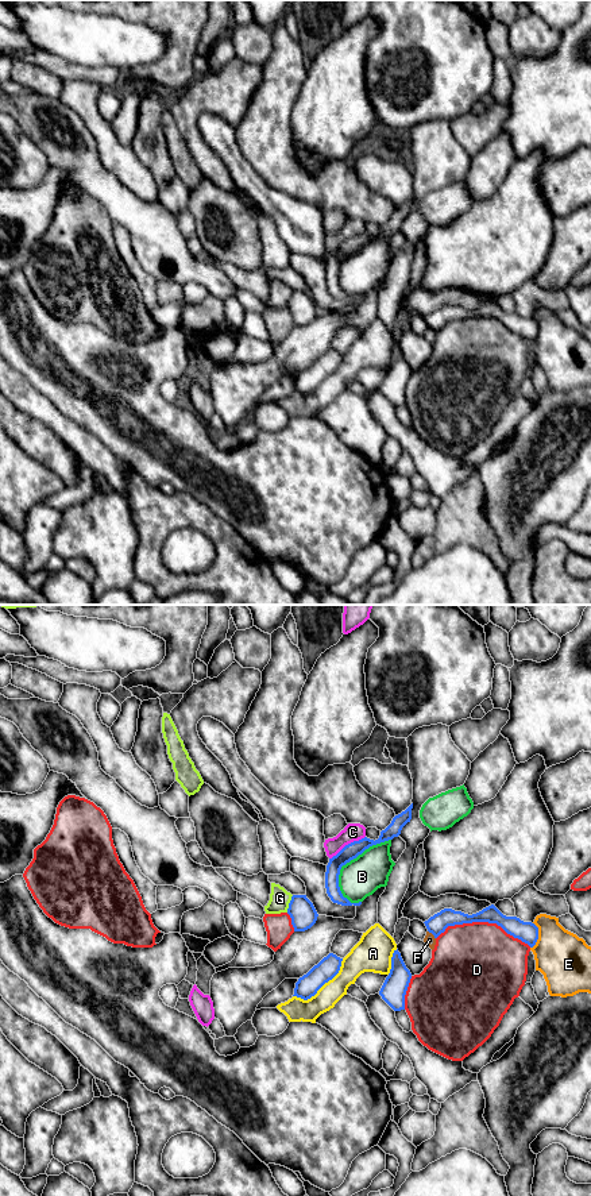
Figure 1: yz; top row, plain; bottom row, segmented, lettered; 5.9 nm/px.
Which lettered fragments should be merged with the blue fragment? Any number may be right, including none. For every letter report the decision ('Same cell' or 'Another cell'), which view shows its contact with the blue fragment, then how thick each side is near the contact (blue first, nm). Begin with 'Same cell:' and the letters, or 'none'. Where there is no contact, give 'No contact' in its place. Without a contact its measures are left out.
Same cell: none
A: Another cell. Touches blue in yz. Thickness 130 nm (blue) against 150 nm
B: Another cell. Touches blue in yz. Thickness 90 nm (blue) against 240 nm
C: Another cell. Touches blue in yz. Thickness 90 nm (blue) against 110 nm
D: Another cell. Touches blue in yz. Thickness 110 nm (blue) against 480 nm
E: Another cell. Touches blue in yz. Thickness 120 nm (blue) against 320 nm
F: Another cell. Touches blue in yz. Thickness 120 nm (blue) against 70 nm
G: Another cell. Touches blue in yz. Thickness 160 nm (blue) against 120 nm

